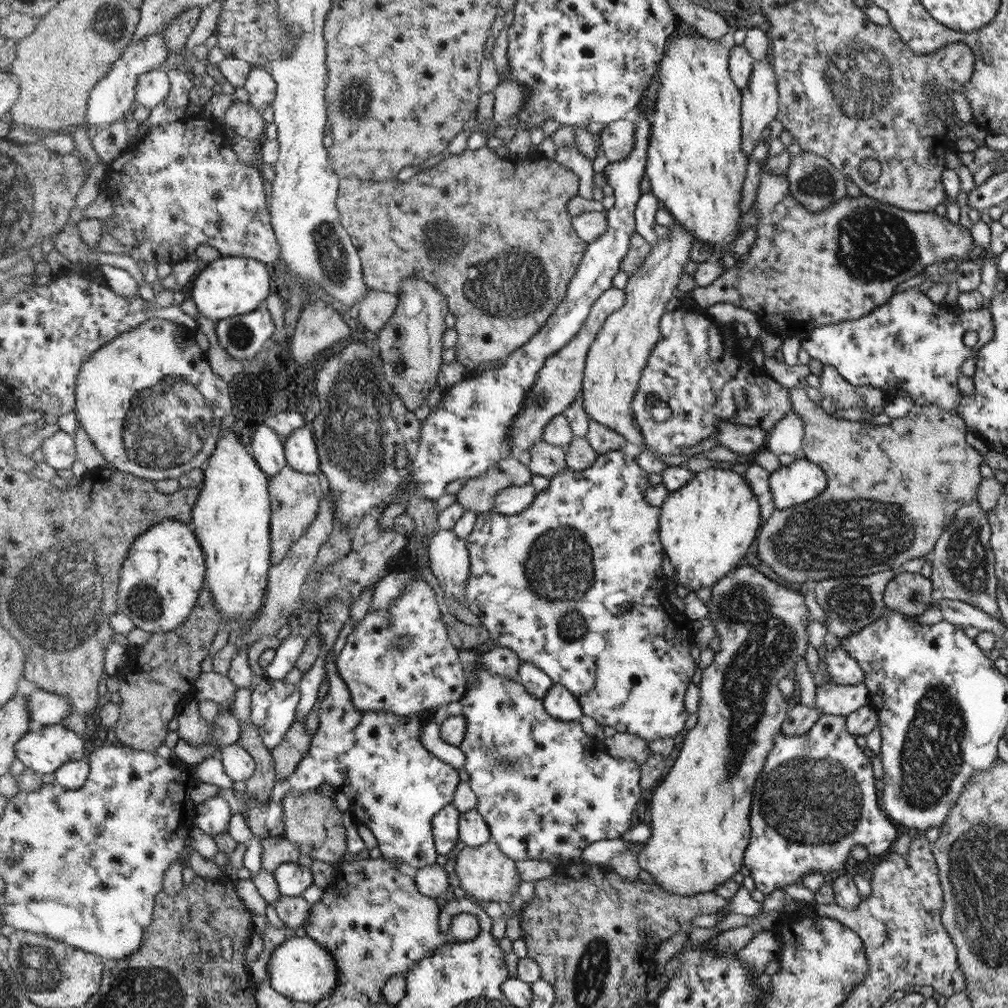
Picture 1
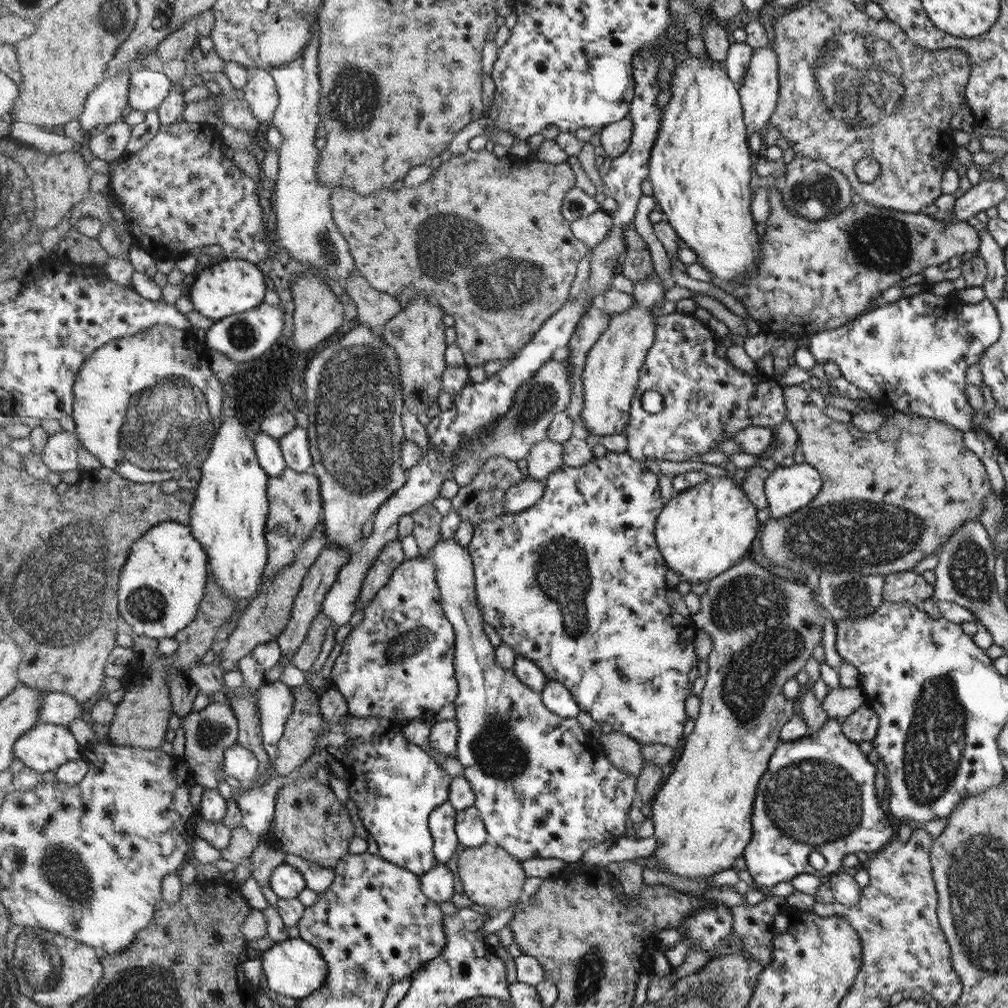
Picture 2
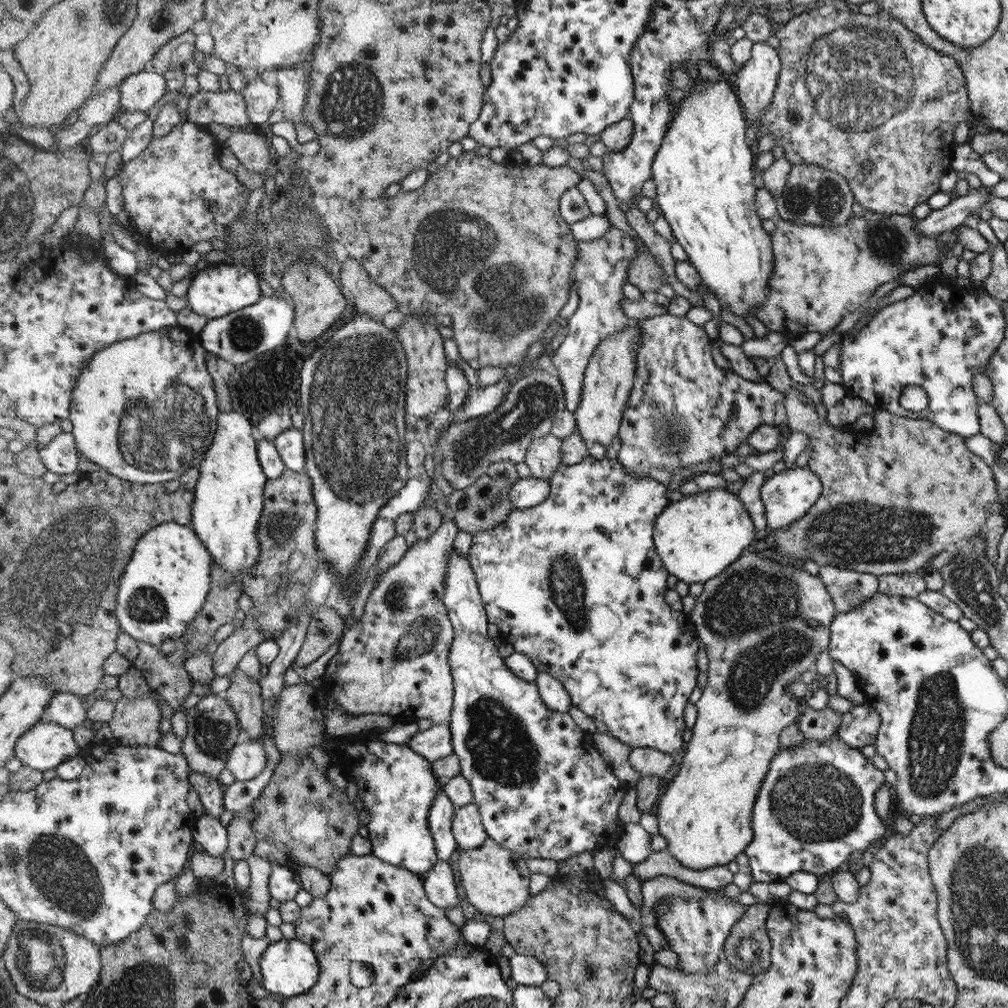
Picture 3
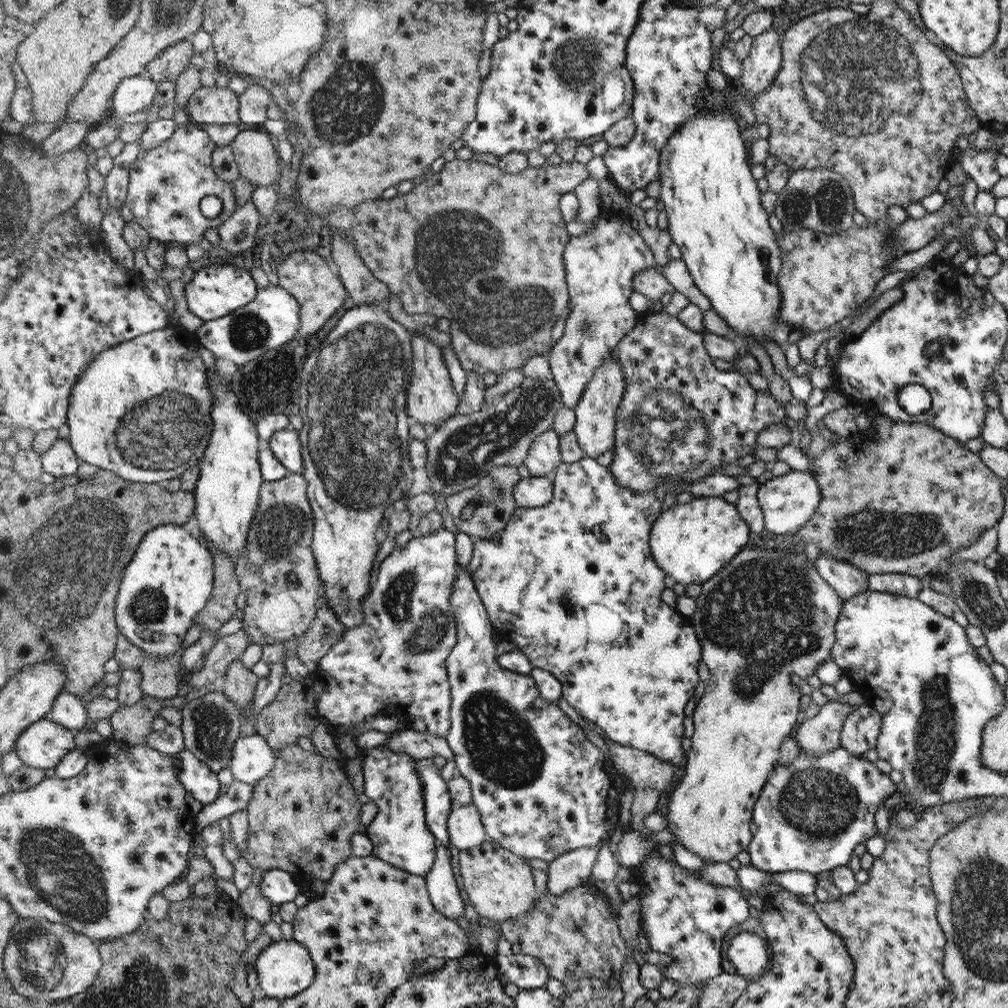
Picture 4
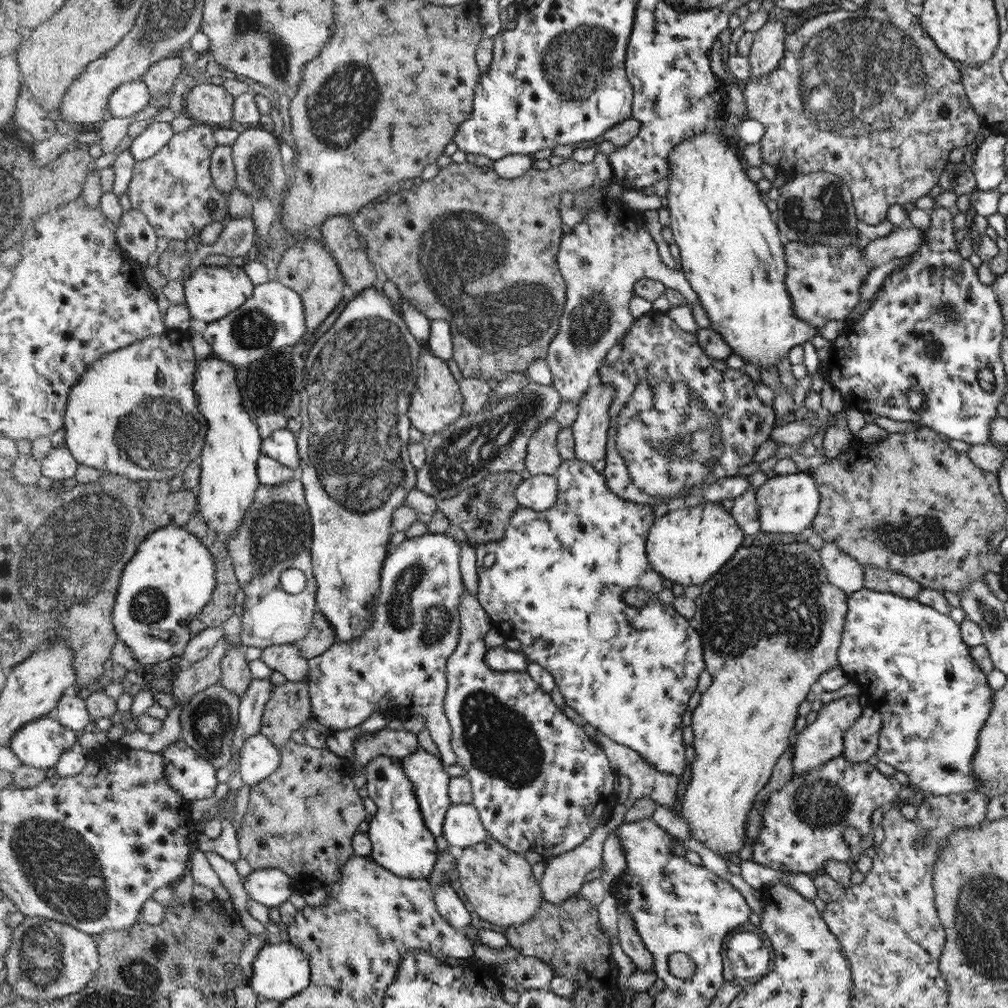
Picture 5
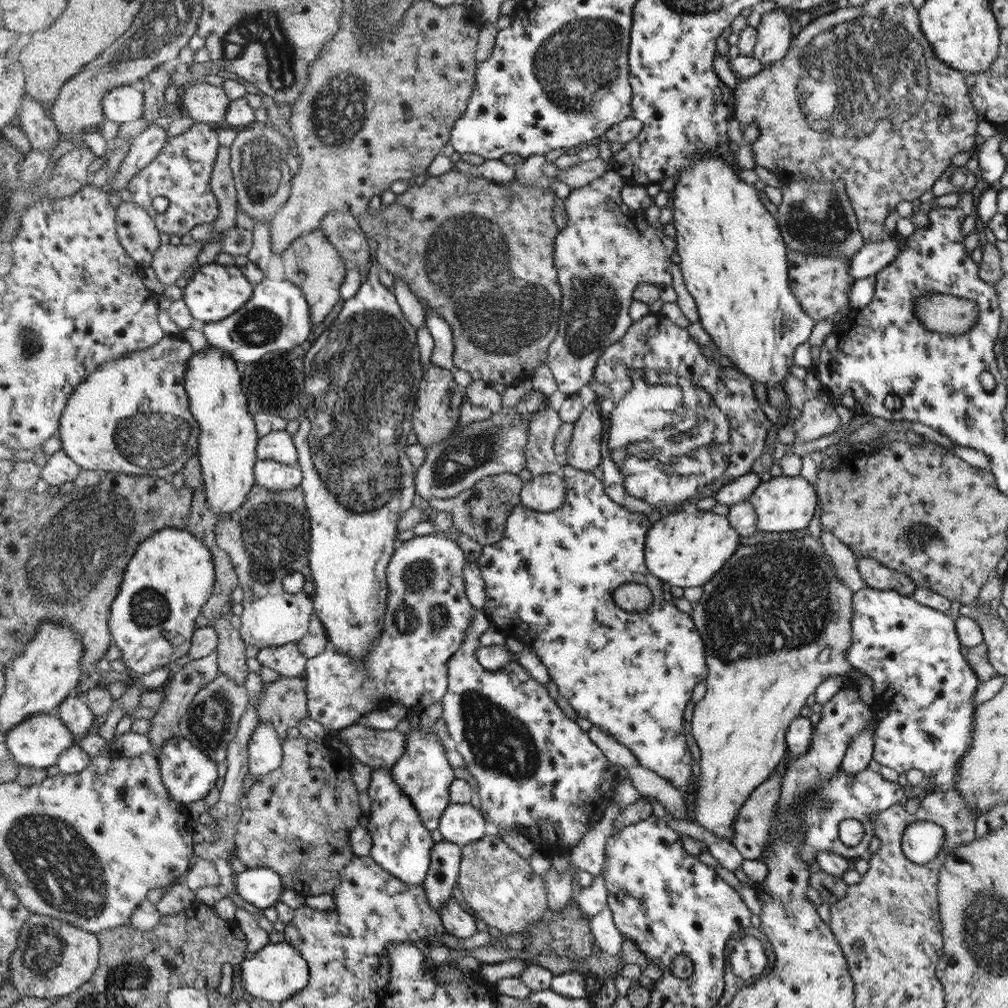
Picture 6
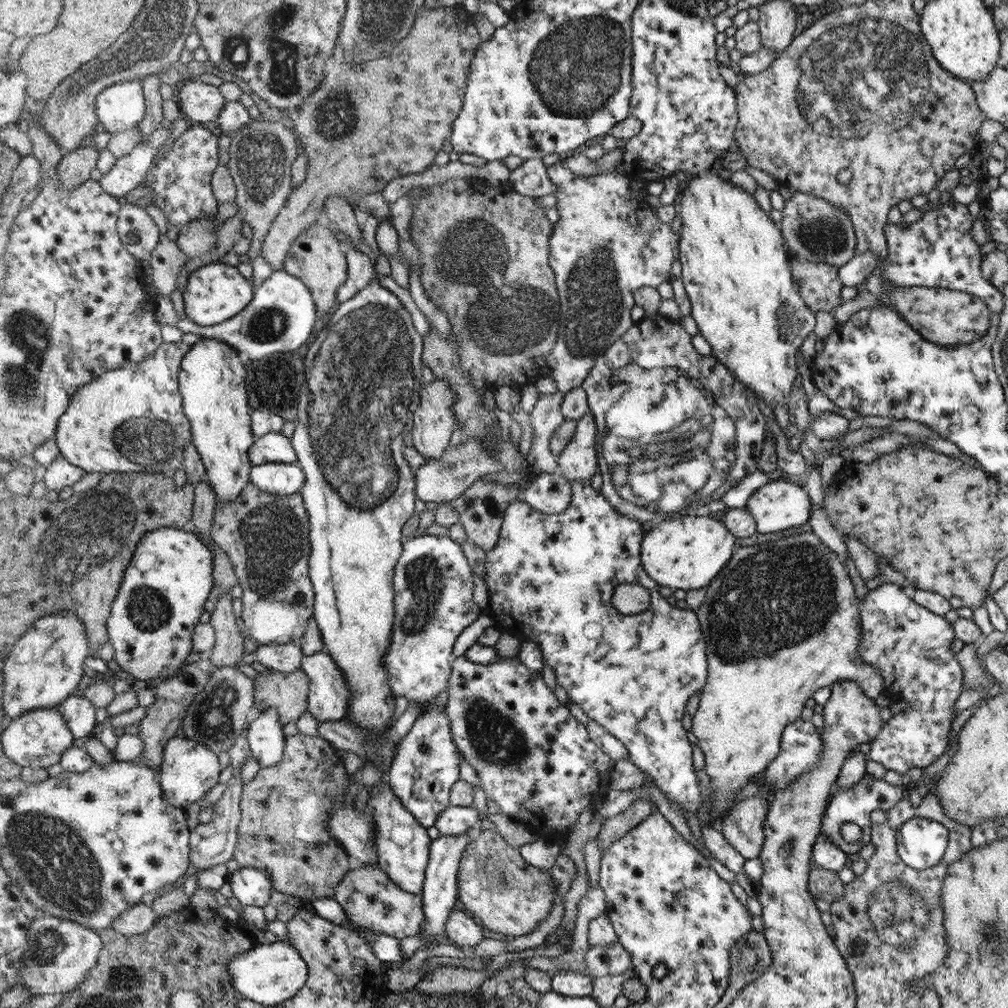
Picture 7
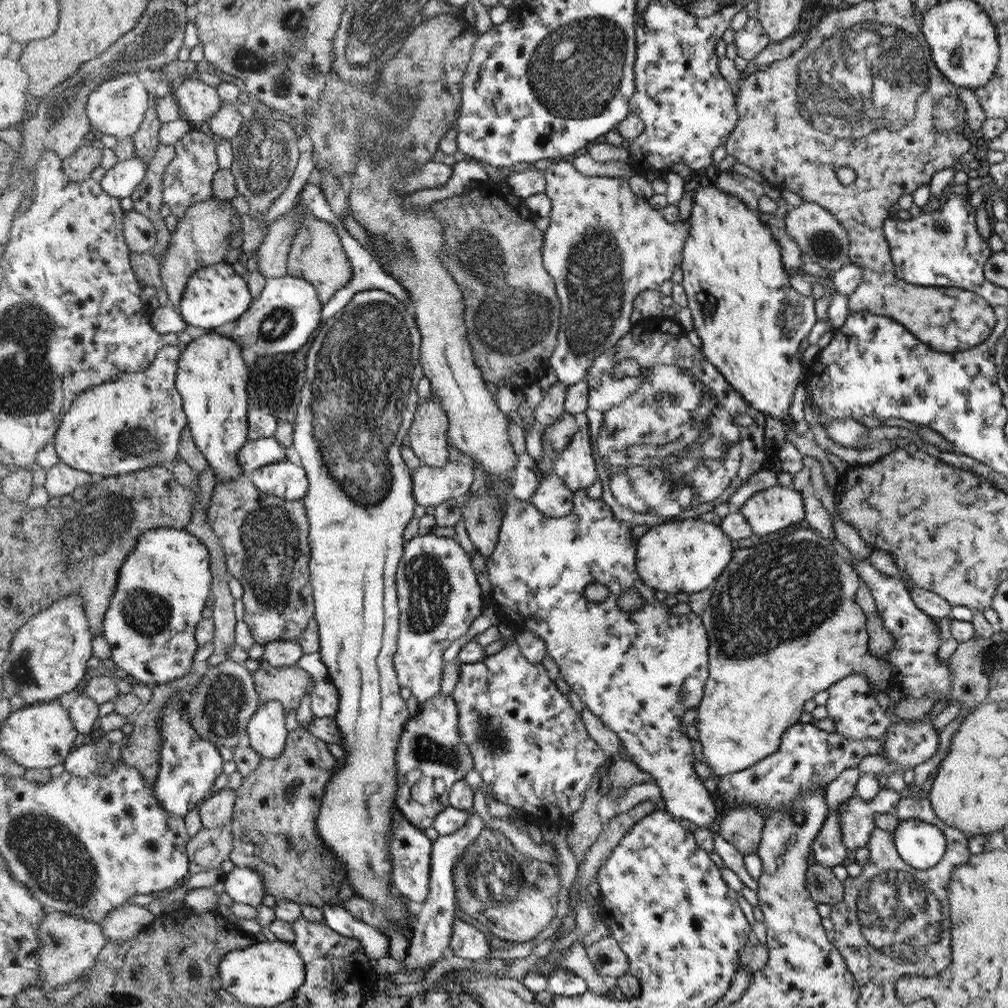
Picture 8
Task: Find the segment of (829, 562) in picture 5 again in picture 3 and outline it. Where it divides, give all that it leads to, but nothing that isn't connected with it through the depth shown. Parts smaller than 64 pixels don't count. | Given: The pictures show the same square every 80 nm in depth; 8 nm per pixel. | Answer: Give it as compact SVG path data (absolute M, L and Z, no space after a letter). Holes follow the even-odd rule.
M826 565L820 567L819 577L834 601L837 616L880 593L878 577L872 574Z

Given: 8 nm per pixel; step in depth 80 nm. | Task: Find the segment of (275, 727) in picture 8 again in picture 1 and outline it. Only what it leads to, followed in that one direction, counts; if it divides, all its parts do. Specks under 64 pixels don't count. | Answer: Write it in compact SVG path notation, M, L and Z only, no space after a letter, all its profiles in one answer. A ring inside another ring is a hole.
M232 744L220 750L225 773L235 782L246 782L255 771L255 759L243 746Z

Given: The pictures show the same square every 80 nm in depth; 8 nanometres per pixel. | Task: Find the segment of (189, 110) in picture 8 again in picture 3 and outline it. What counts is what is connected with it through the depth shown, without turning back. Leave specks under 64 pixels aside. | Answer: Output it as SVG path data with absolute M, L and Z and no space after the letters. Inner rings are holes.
M201 89L192 103L190 119L202 125L216 122L236 129L251 123L243 94L232 89L218 92Z

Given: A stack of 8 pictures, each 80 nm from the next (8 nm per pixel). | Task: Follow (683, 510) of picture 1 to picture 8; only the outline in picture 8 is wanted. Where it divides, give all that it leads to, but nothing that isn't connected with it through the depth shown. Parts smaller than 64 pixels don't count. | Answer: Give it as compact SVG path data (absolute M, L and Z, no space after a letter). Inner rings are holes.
M701 519L670 520L661 526L652 527L638 539L636 566L640 578L656 591L670 593L697 593L723 574L732 560L730 537L723 528Z

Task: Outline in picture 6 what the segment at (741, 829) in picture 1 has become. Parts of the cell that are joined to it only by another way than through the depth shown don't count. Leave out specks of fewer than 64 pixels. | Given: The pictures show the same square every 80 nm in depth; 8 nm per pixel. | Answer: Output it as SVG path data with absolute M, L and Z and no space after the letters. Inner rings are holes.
M804 535L802 538L796 537L795 539L762 544L762 546L744 546L744 548L739 548L738 552L736 552L736 558L732 558L732 562L728 562L728 566L724 566L724 570L720 570L720 574L716 573L716 578L712 577L712 582L708 582L708 586L702 586L702 599L693 605L690 615L707 645L709 672L706 681L706 694L701 701L696 703L690 724L692 727L691 734L701 750L701 757L698 760L701 773L697 779L697 786L694 788L692 808L694 808L694 816L696 816L694 821L722 840L727 840L731 843L734 819L738 816L738 811L742 808L748 796L752 794L752 791L762 785L776 771L777 764L780 761L782 762L784 754L786 754L786 735L791 727L791 722L800 714L802 704L806 704L808 696L816 692L821 682L824 682L829 676L842 674L849 679L850 684L859 685L859 693L864 702L870 705L872 700L874 700L874 696L876 696L872 679L860 669L853 667L847 658L848 650L853 644L852 598L854 598L854 593L848 586L844 586L844 582L840 579L828 555L824 554L821 541L811 535Z

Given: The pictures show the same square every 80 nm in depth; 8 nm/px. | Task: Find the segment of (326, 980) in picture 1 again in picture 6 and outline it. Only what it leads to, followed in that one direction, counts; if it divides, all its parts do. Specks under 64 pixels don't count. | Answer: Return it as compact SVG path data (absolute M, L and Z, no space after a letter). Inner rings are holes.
M286 942L269 943L256 954L245 958L236 970L242 975L241 985L245 993L254 999L260 998L270 1003L282 1003L296 996L310 980L307 960L304 960L296 948Z

